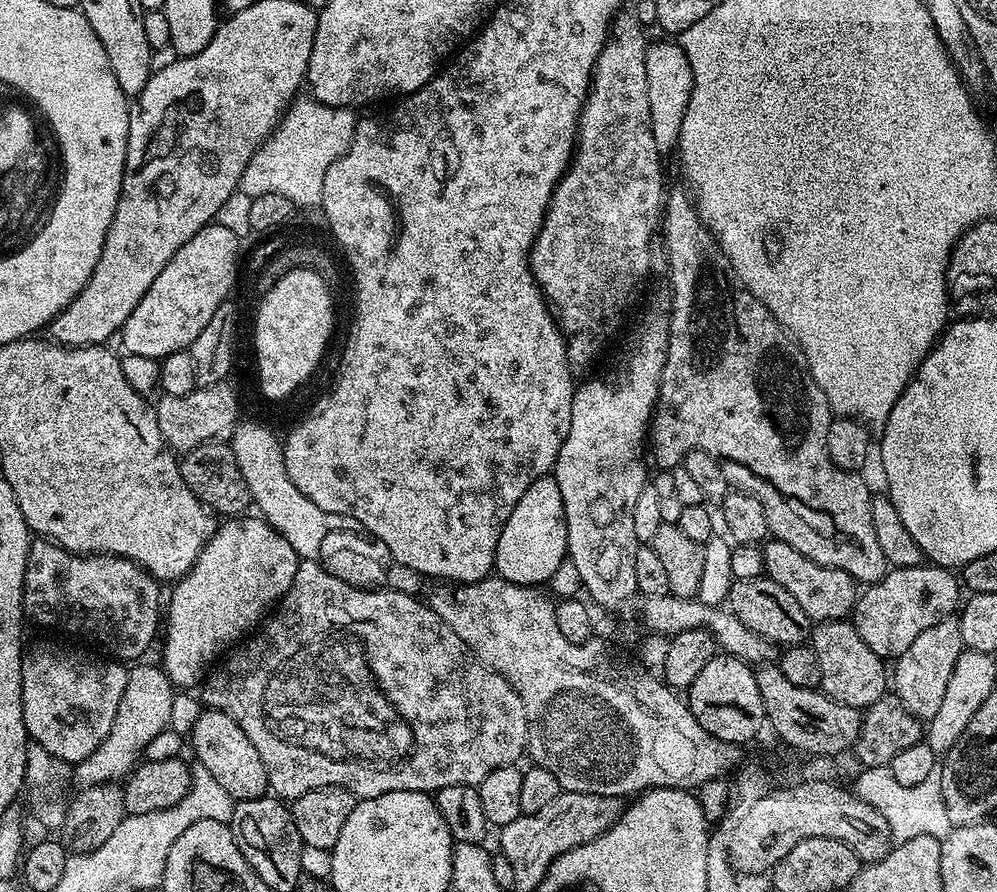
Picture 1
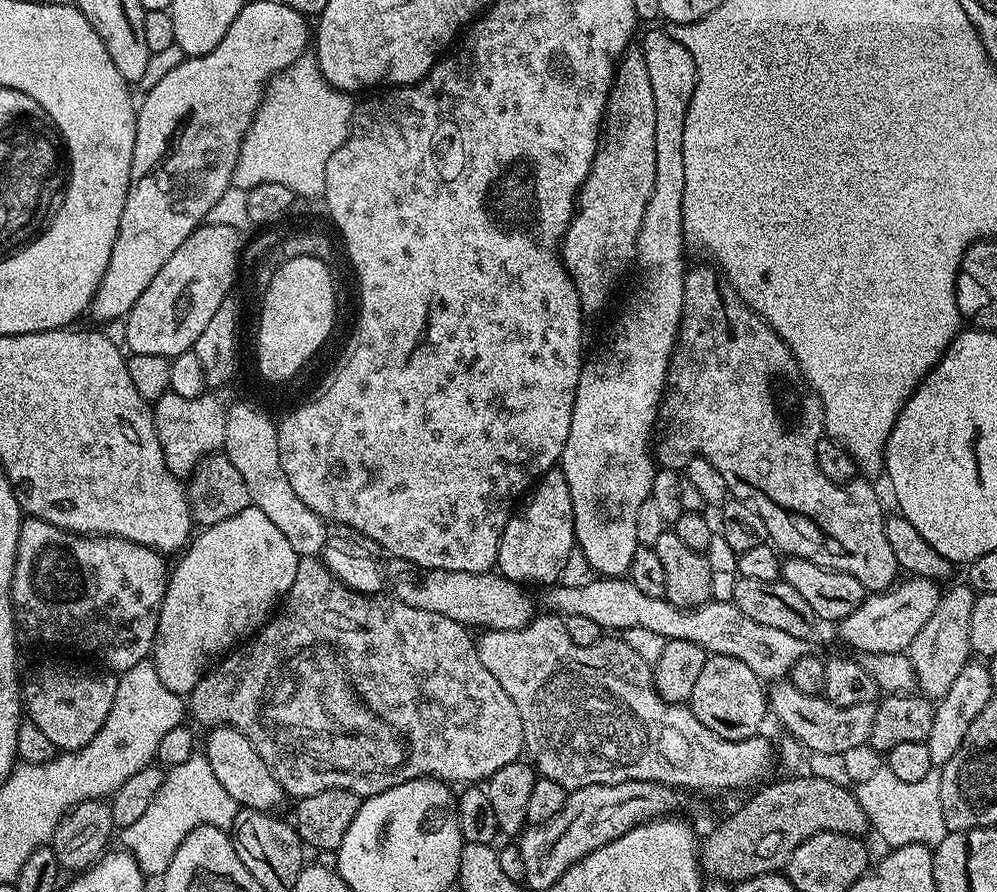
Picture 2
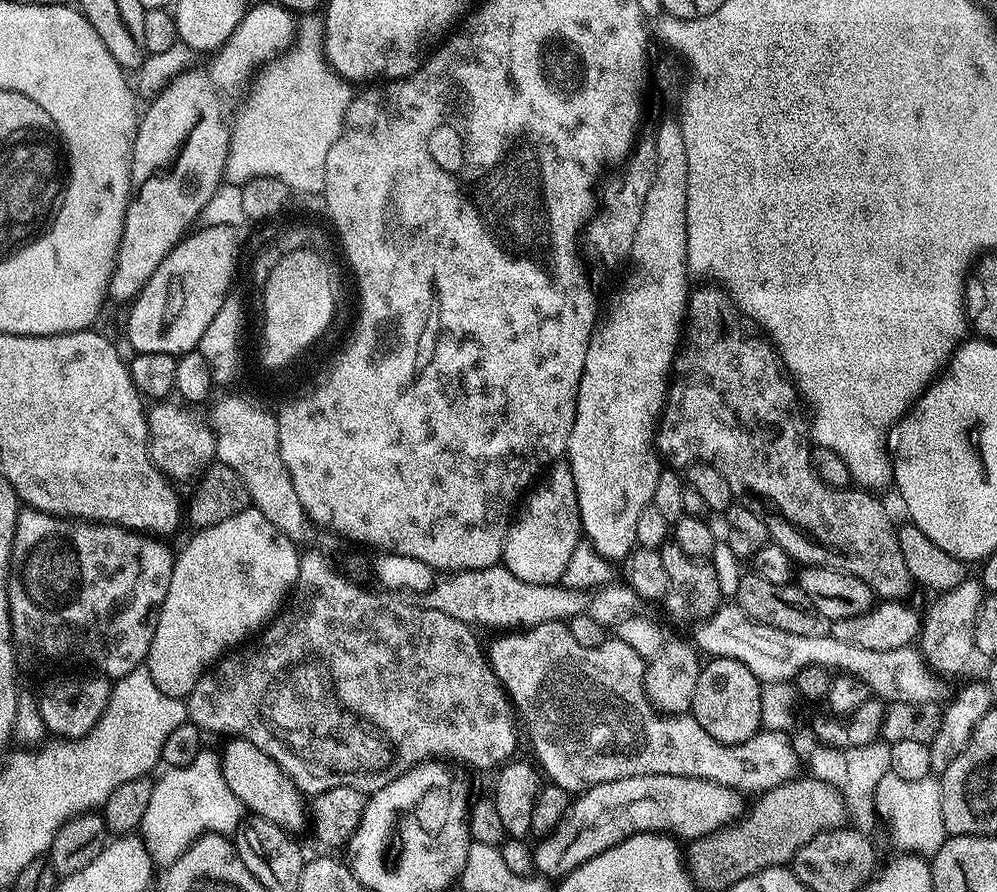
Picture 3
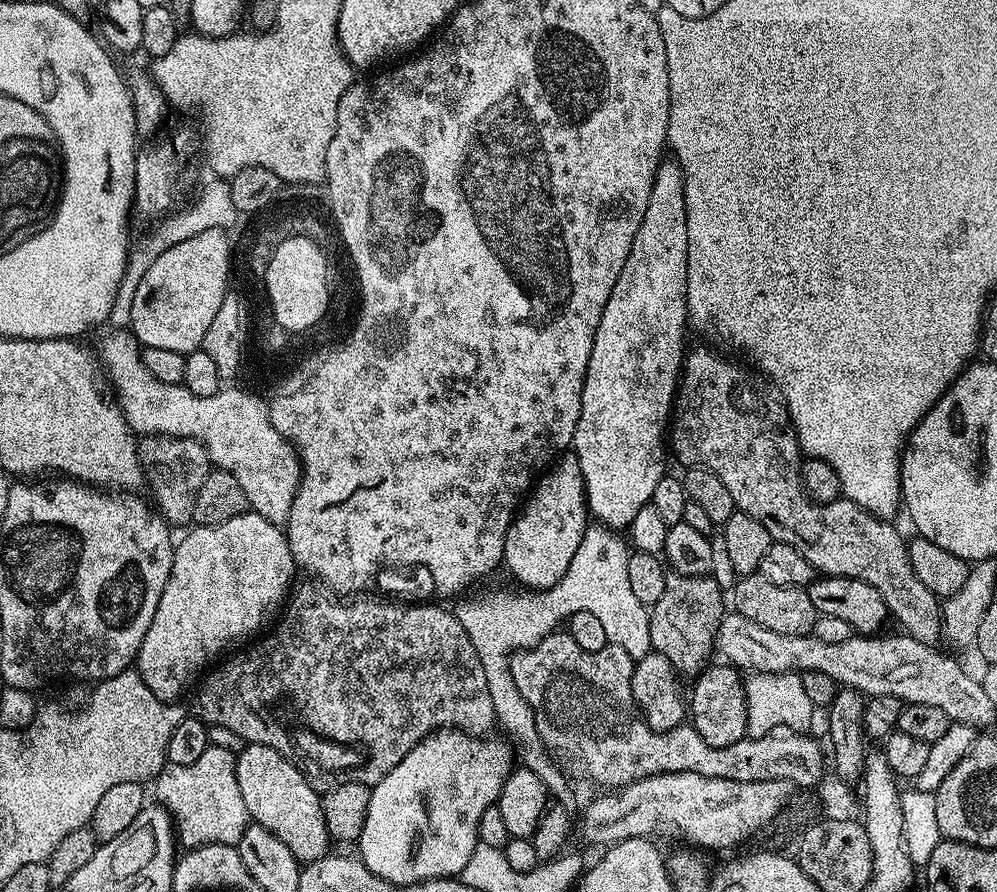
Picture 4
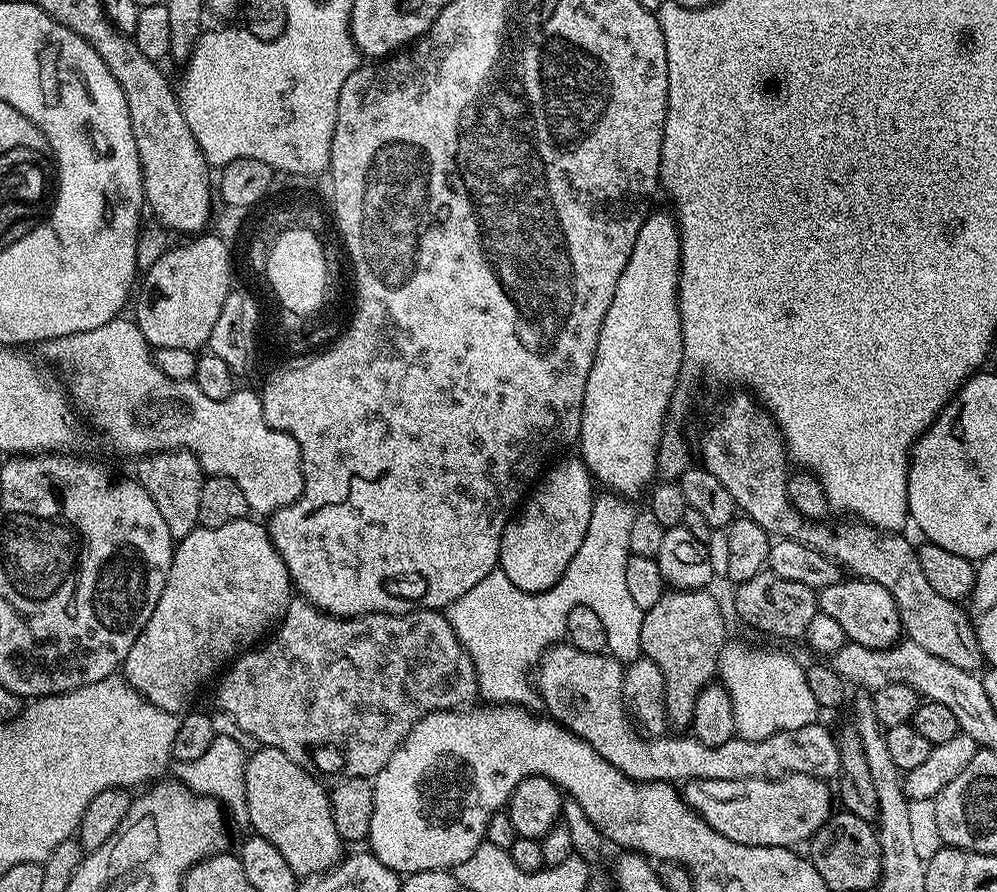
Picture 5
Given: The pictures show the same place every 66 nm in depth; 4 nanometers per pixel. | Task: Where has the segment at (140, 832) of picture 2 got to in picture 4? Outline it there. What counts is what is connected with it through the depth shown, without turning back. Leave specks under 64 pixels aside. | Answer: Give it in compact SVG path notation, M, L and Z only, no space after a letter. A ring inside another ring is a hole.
M210 744L201 757L189 766L168 762L156 777L155 784L157 801L172 816L179 843L183 847L191 850L201 844L232 847L240 844L242 834L252 819L238 787L233 749Z

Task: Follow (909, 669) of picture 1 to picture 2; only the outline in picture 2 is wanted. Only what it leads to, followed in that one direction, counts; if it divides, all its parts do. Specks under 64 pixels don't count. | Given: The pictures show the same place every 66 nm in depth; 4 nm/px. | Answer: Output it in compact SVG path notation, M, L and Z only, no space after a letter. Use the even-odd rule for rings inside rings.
M953 583L952 589L941 595L934 614L926 621L926 626L918 630L918 638L914 638L908 647L907 657L912 661L912 669L918 677L918 688L925 697L943 698L954 686L954 678L963 670L973 655L970 646L970 610L974 610L977 593L967 583Z

